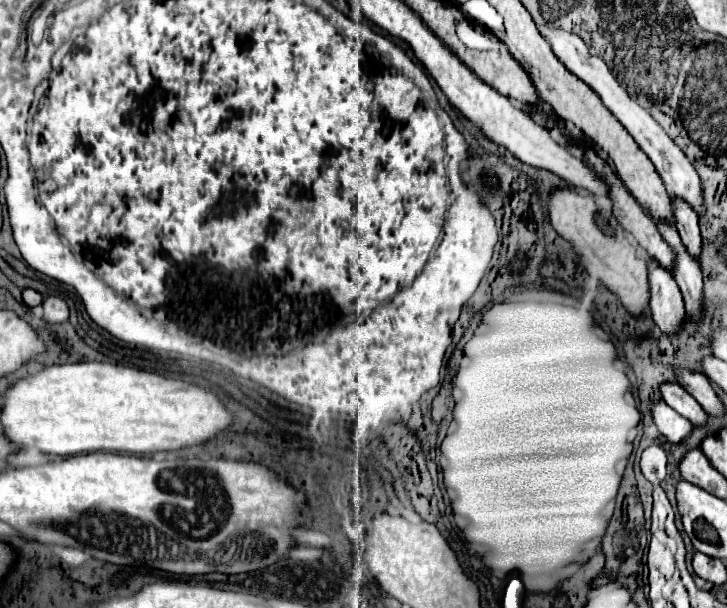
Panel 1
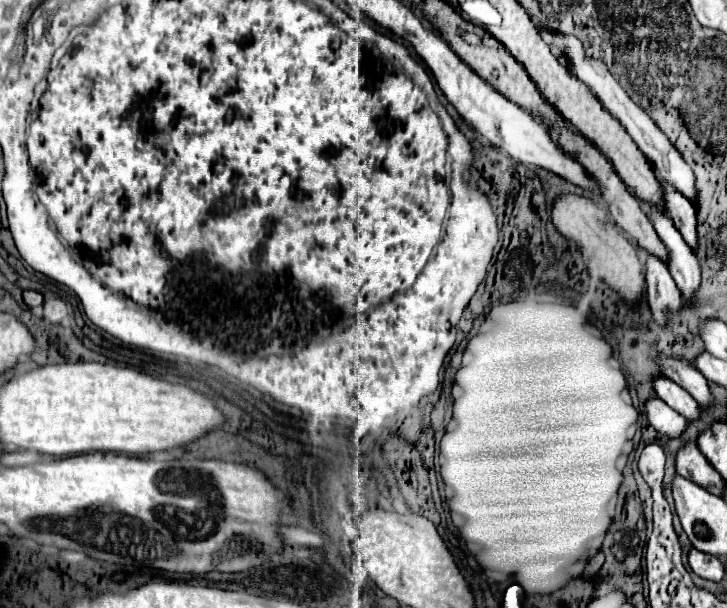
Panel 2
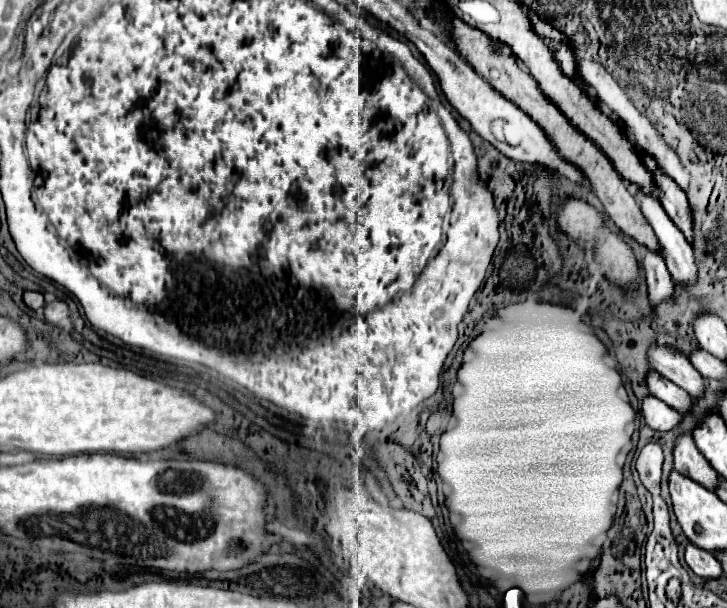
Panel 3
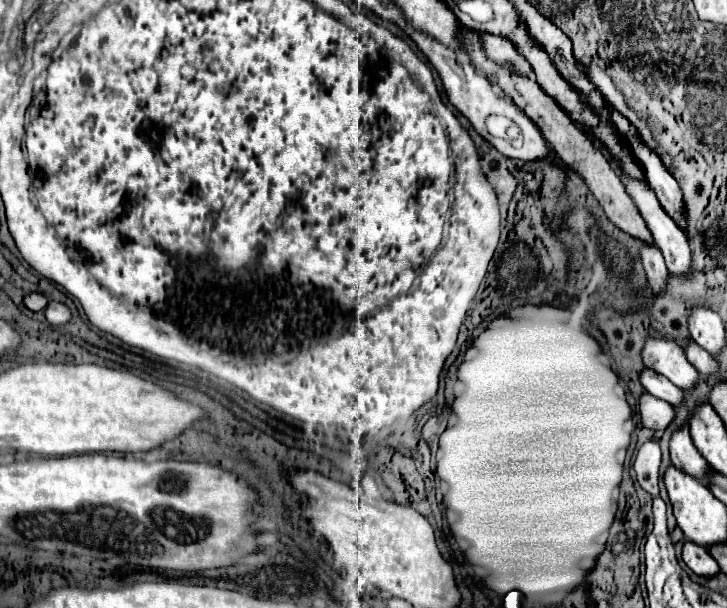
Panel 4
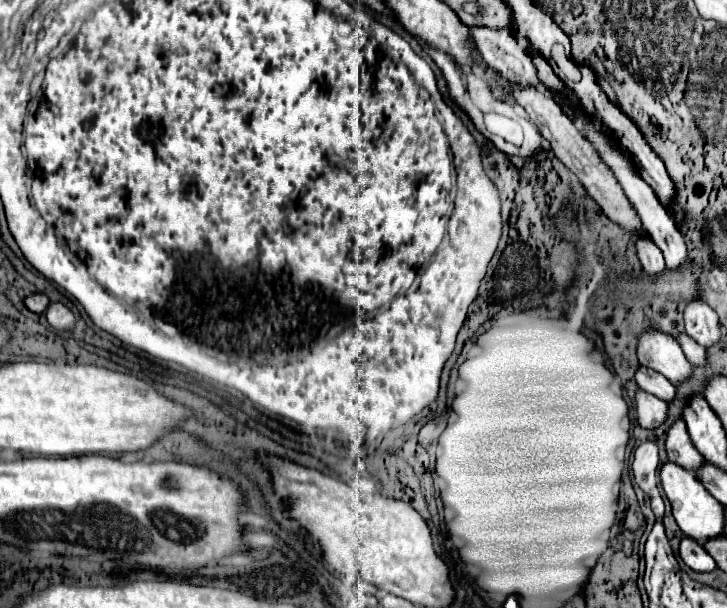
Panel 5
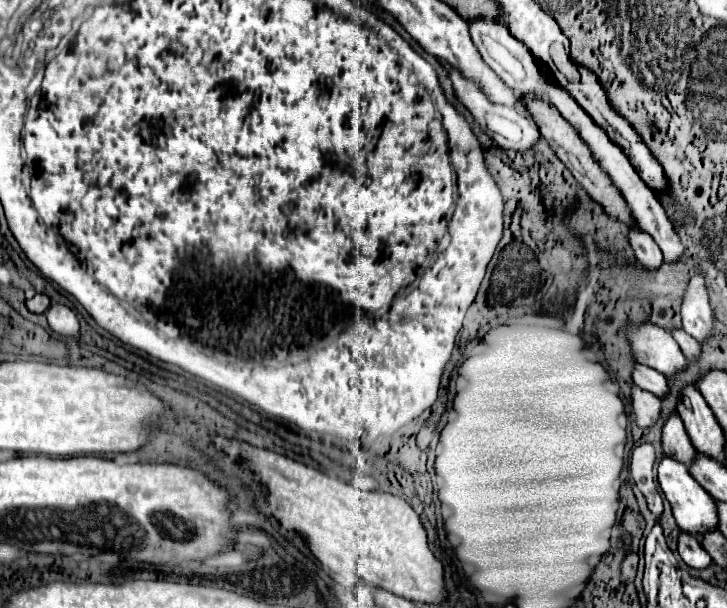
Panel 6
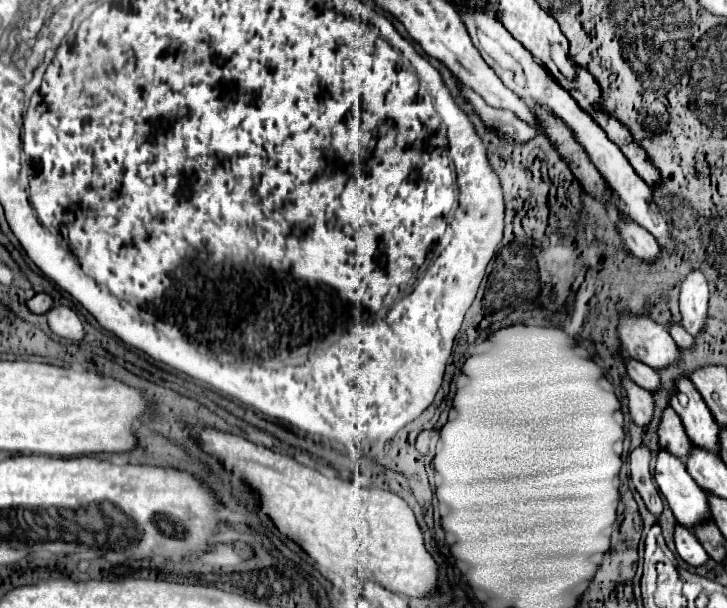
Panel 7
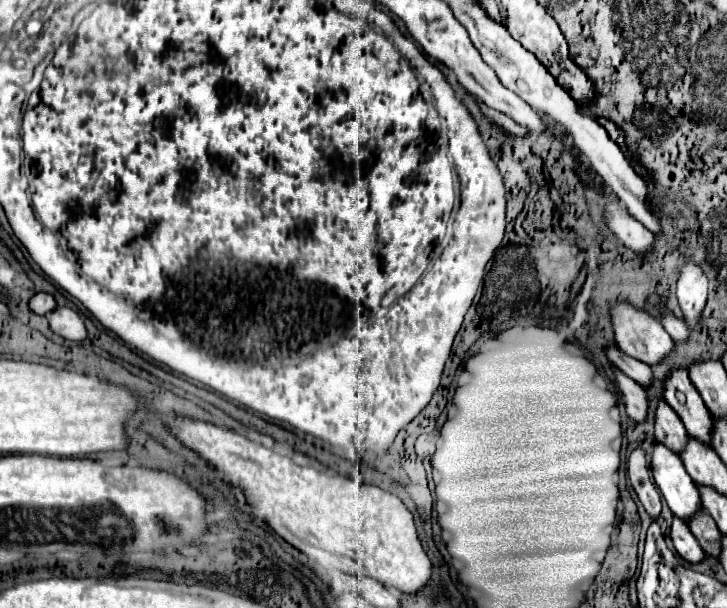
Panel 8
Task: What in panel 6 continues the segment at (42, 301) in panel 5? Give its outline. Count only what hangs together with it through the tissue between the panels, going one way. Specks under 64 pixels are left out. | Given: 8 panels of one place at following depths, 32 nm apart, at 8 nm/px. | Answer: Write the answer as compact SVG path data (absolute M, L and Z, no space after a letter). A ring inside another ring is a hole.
M36 294L36 296L32 296L30 300L26 300L26 306L28 306L30 312L34 312L34 314L42 314L42 312L48 310L48 306L50 306L50 298L48 298L46 294Z

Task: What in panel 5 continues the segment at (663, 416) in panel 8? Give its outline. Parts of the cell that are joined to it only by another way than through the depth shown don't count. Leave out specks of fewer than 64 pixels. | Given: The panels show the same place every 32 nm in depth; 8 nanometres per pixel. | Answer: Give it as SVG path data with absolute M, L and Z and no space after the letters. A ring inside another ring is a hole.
M682 420L674 422L668 428L668 438L666 438L666 450L668 450L668 458L670 462L686 468L688 472L698 472L700 466L704 464L704 458L700 456L700 452L694 448L690 434L686 430L686 424Z

